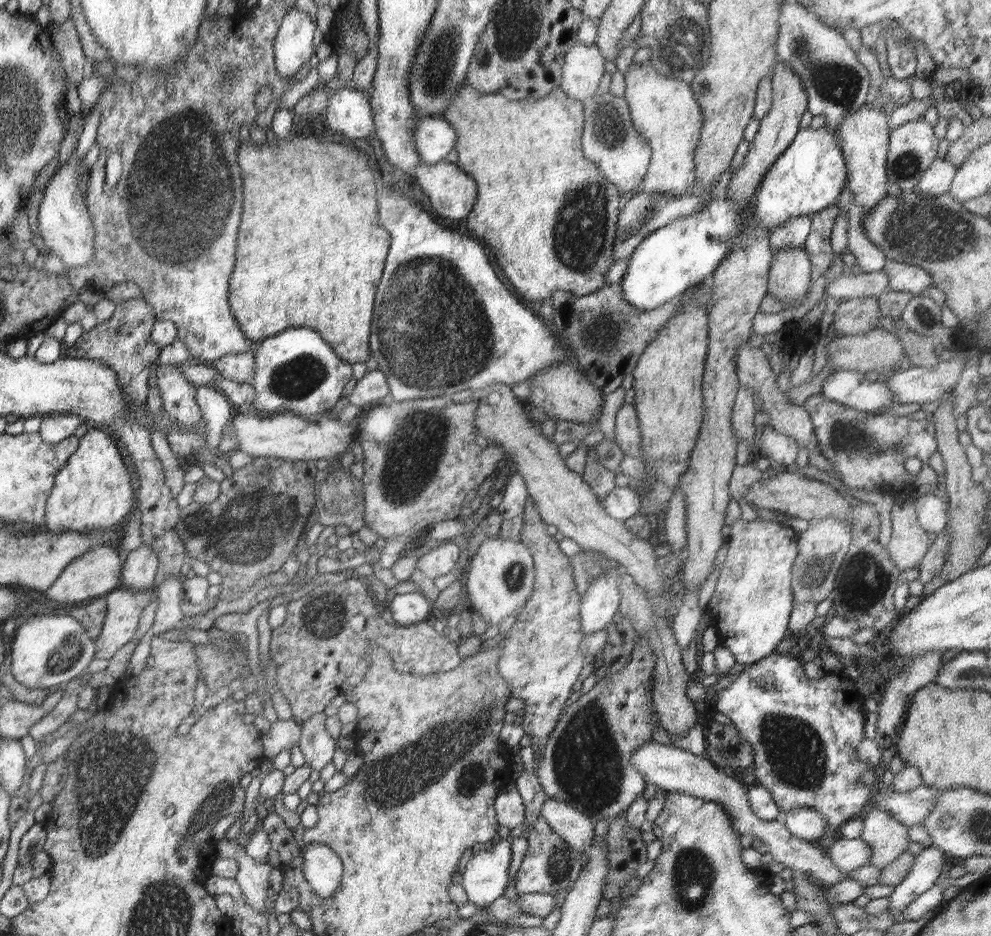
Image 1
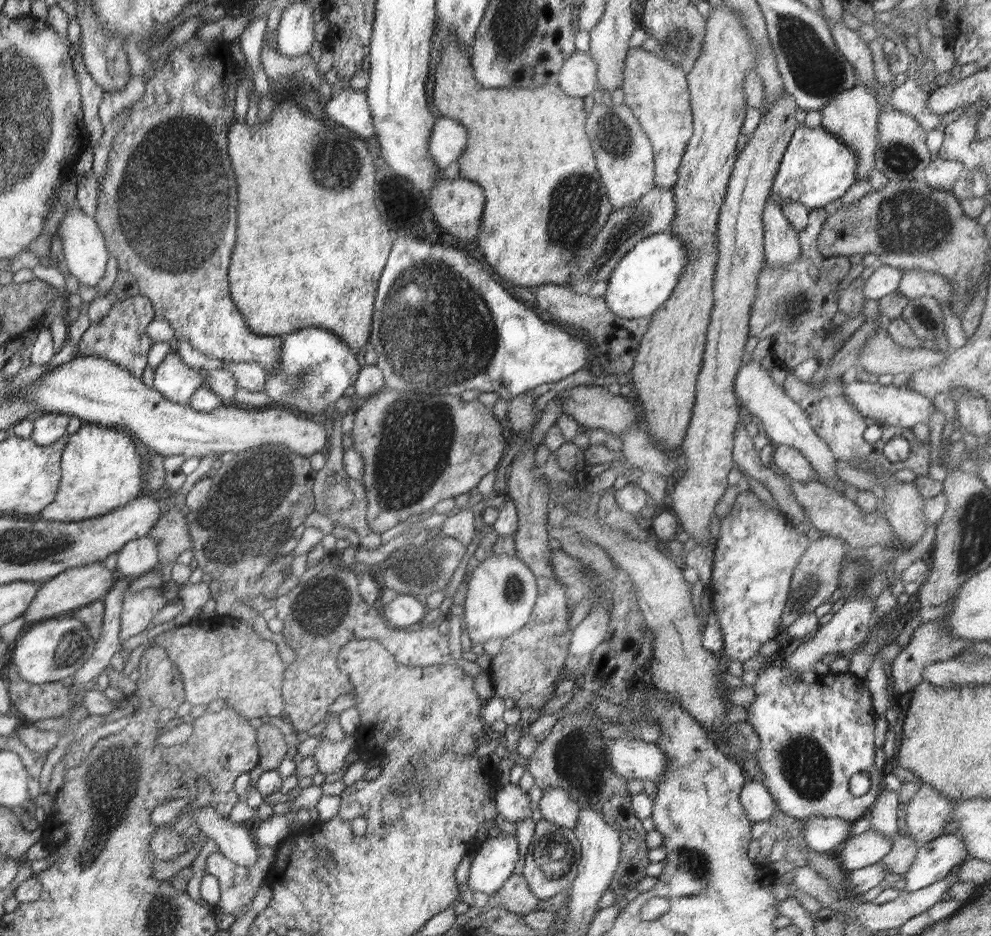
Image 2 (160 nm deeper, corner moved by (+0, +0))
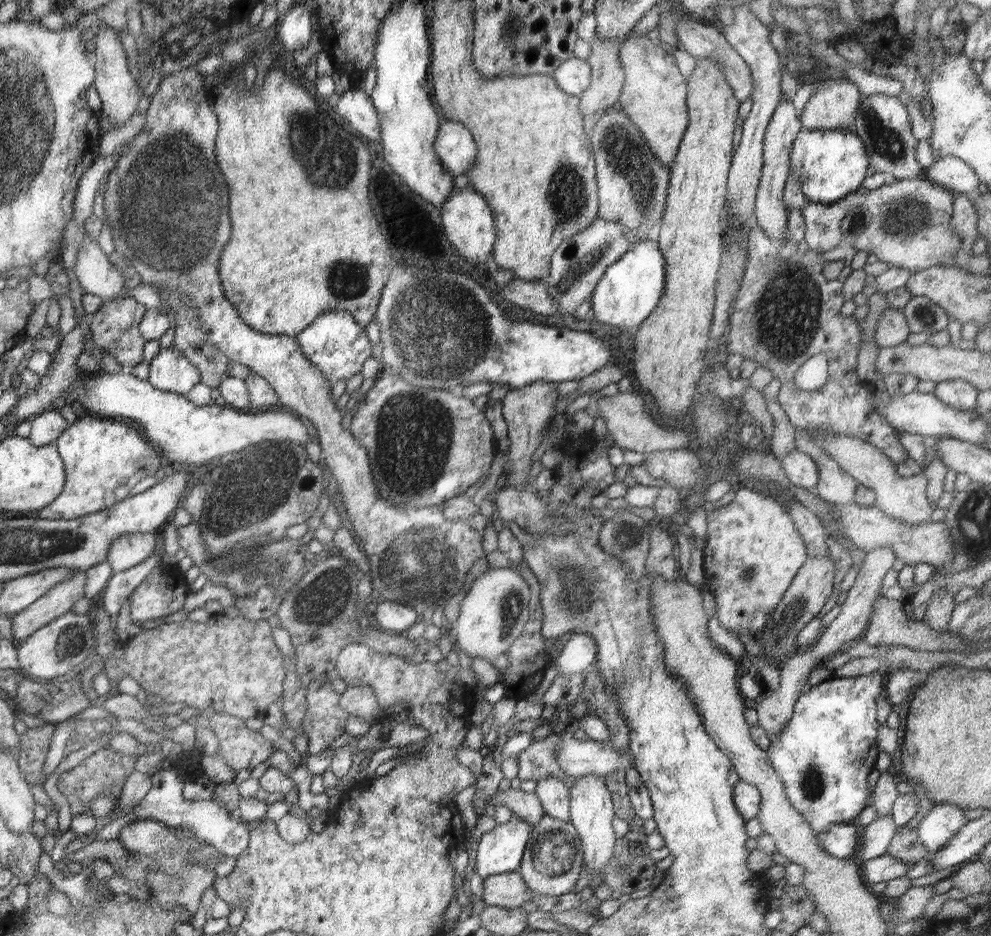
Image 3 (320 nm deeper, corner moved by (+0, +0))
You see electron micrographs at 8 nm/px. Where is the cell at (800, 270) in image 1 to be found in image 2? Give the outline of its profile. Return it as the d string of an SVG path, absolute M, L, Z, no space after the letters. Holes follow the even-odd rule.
M770 196L764 205L763 225L766 264L780 268L797 261L801 251L798 232L786 218L780 204Z

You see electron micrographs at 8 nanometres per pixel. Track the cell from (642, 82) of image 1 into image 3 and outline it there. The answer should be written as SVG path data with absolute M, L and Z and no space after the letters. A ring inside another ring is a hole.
M630 36L620 48L620 63L624 68L624 87L619 96L620 108L637 126L656 158L669 167L680 148L689 118L687 111L688 84L679 71L676 60L647 36Z

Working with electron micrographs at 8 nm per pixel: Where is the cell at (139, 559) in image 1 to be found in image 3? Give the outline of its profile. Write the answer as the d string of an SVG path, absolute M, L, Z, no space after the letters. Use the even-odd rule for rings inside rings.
M157 532L146 534L122 534L116 538L107 554L107 562L112 567L112 575L128 571L142 564L150 554L154 554Z

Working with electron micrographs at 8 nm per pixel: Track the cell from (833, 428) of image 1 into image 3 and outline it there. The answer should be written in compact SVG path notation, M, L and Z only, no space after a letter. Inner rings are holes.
M786 206L787 237L781 241L770 238L764 229L753 222L747 238L747 262L740 289L732 303L727 332L727 353L740 354L745 359L754 360L757 366L766 366L772 371L773 378L780 381L781 387L775 399L788 415L792 426L799 429L812 429L825 433L840 433L856 437L878 448L883 449L892 462L902 462L908 453L900 444L900 431L896 430L887 420L876 412L873 407L874 387L857 376L857 356L861 346L861 322L853 316L847 317L840 313L845 298L842 293L847 276L853 271L850 267L857 250L849 243L834 247L828 252L812 250L805 241L804 217L800 209ZM845 260L840 278L826 280L822 268L827 262ZM818 353L824 353L829 360L829 373L824 386L818 390L800 390L792 381L799 366Z

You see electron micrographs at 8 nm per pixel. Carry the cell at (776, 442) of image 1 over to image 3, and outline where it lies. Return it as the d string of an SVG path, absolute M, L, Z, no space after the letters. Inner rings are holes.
M795 449L781 460L781 465L793 486L815 491L819 482L819 470L809 454Z

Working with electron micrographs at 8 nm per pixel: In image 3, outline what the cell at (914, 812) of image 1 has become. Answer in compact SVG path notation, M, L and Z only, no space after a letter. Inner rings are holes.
M934 804L914 829L920 842L932 853L942 850L968 822L965 809L953 804Z

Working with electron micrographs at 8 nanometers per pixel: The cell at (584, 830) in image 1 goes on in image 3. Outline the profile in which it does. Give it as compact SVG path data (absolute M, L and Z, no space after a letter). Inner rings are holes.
M543 778L537 782L533 792L542 803L545 814L561 821L568 821L570 816L569 786L559 778Z

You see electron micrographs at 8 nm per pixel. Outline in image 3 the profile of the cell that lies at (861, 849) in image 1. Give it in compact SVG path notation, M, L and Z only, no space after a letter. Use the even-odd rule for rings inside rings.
M877 815L874 822L870 822L860 830L859 846L852 860L862 864L865 860L887 854L892 837L898 829L892 815Z

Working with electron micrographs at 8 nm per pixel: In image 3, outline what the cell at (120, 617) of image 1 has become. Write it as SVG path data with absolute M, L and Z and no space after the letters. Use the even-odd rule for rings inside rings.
M177 567L154 568L129 596L132 623L140 625L178 612L189 593L184 574Z

